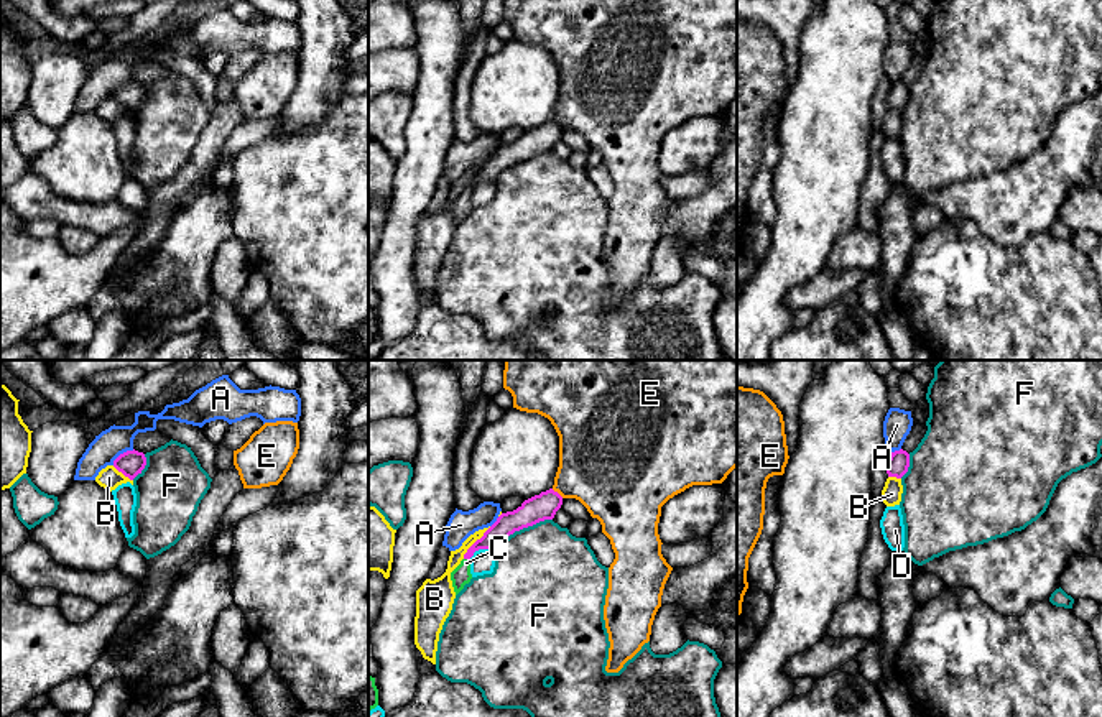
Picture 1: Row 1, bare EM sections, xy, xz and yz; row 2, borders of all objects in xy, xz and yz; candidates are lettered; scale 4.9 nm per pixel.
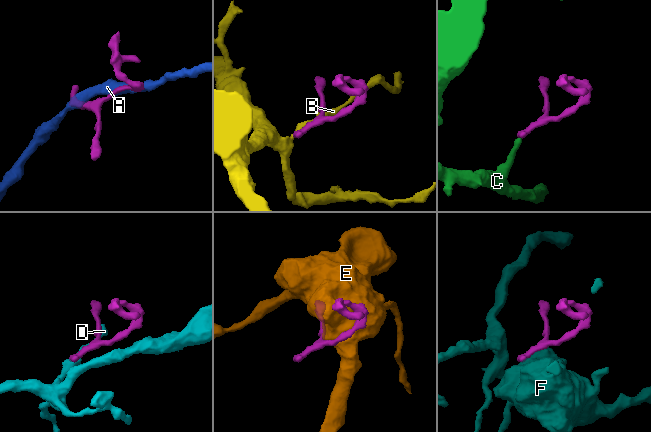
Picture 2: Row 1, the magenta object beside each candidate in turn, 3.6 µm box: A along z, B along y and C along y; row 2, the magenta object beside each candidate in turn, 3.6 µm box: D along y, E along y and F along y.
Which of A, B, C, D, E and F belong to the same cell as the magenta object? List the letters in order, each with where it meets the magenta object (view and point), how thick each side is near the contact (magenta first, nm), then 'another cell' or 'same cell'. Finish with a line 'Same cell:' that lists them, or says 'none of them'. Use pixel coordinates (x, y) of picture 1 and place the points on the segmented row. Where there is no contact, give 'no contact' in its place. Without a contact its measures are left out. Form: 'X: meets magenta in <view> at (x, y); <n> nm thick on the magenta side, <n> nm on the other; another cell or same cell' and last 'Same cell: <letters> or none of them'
A: meets magenta in xy at (124, 453); 120 nm thick on the magenta side, 150 nm on the other; another cell
B: meets magenta in xz at (474, 543); 110 nm thick on the magenta side, 80 nm on the other; another cell
C: meets magenta in xz at (467, 558); 110 nm thick on the magenta side, 90 nm on the other; same cell
D: meets magenta in xz at (481, 548); 110 nm thick on the magenta side, 120 nm on the other; another cell
E: meets magenta in xz at (556, 492); 130 nm thick on the magenta side, 400 nm on the other; another cell
F: meets magenta in xz at (522, 528); 130 nm thick on the magenta side, 480 nm on the other; another cell
Same cell: C

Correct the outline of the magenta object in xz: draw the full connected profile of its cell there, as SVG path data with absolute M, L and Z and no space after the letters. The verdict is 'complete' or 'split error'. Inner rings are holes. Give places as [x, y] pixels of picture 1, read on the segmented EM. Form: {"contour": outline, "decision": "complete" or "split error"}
{"contour": "M553 488L525 500L516 510L502 513L497 521L464 554L461 564L451 572L456 595L470 582L470 557L479 549L495 549L497 544L520 531L544 520L553 520L563 505L563 497Z", "decision": "split error"}

